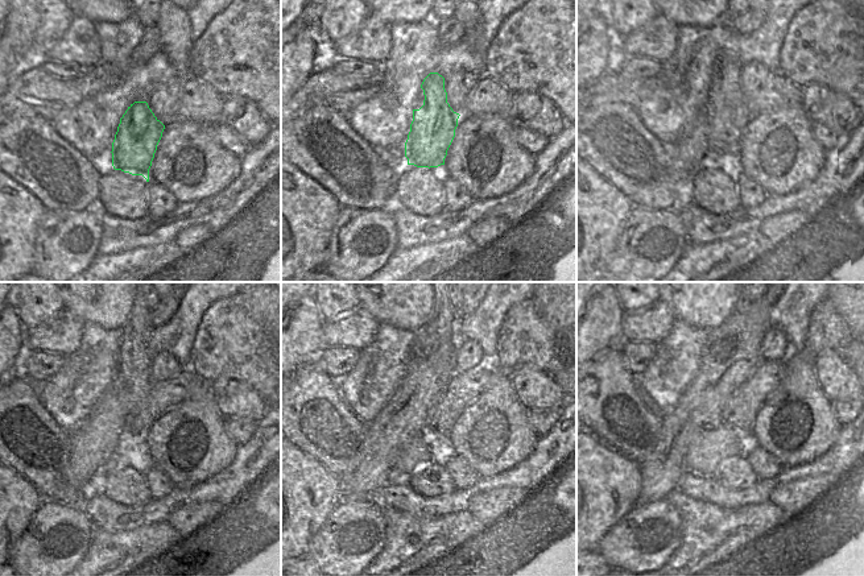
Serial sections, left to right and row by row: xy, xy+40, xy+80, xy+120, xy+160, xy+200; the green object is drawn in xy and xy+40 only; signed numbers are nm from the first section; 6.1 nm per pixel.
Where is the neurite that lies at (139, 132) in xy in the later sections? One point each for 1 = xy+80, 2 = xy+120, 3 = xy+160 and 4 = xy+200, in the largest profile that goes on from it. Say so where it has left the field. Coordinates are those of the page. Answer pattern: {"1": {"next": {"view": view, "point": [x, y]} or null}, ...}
{"1": {"next": {"view": "xy+80", "point": [726, 124]}}, "2": {"next": {"view": "xy+120", "point": [133, 361]}}, "3": {"next": {"view": "xy+160", "point": [439, 326]}}, "4": {"next": {"view": "xy+200", "point": [738, 309]}}}

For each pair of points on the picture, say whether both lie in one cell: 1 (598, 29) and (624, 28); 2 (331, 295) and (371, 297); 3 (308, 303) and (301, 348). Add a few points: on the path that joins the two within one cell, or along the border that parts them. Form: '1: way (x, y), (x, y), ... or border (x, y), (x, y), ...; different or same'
1: border (606, 21), (610, 27); different
2: border (356, 295), (359, 303); different
3: way (305, 314), (301, 338); same

